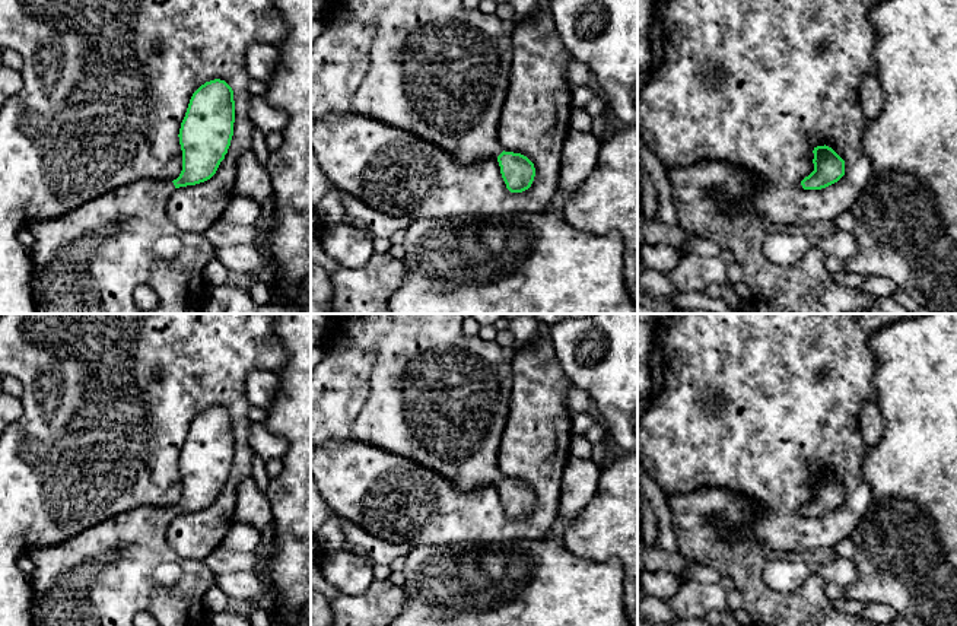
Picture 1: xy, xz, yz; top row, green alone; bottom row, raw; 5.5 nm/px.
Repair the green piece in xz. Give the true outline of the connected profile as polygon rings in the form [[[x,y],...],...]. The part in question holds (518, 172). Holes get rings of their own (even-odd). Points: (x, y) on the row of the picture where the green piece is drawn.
[[[327,0],[319,22],[321,34],[311,44],[311,120],[330,114],[371,117],[432,142],[461,163],[496,158],[511,193],[531,187],[534,163],[505,152],[497,140],[514,58],[514,22],[468,9],[462,0]]]

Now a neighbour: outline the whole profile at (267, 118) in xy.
[[[252,95],[248,109],[254,125],[267,133],[280,131],[286,125],[286,114],[271,107],[264,96]]]

